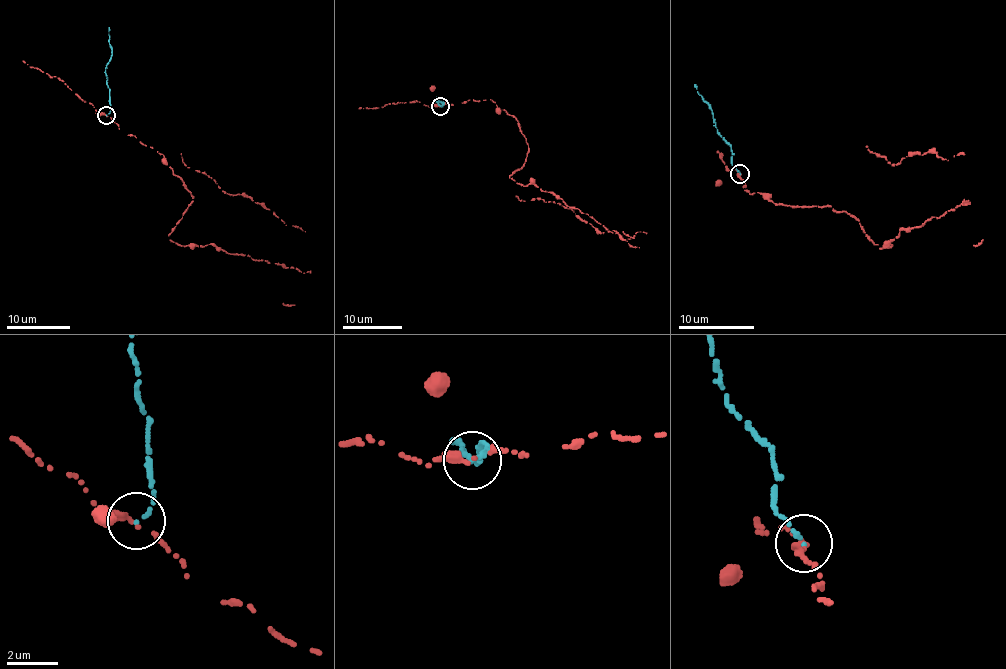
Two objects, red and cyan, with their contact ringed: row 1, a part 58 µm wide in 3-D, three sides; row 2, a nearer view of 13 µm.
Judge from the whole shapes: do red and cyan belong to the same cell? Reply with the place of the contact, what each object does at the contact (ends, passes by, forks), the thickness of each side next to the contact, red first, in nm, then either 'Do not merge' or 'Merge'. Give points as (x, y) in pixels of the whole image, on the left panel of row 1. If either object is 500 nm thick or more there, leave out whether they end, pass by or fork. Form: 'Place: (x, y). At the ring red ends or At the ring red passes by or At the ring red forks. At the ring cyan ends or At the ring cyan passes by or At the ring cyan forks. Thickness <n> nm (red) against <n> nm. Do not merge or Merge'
Place: (106, 115). At the ring red passes by. At the ring cyan ends. Thickness 200 nm (red) against 140 nm. Do not merge

